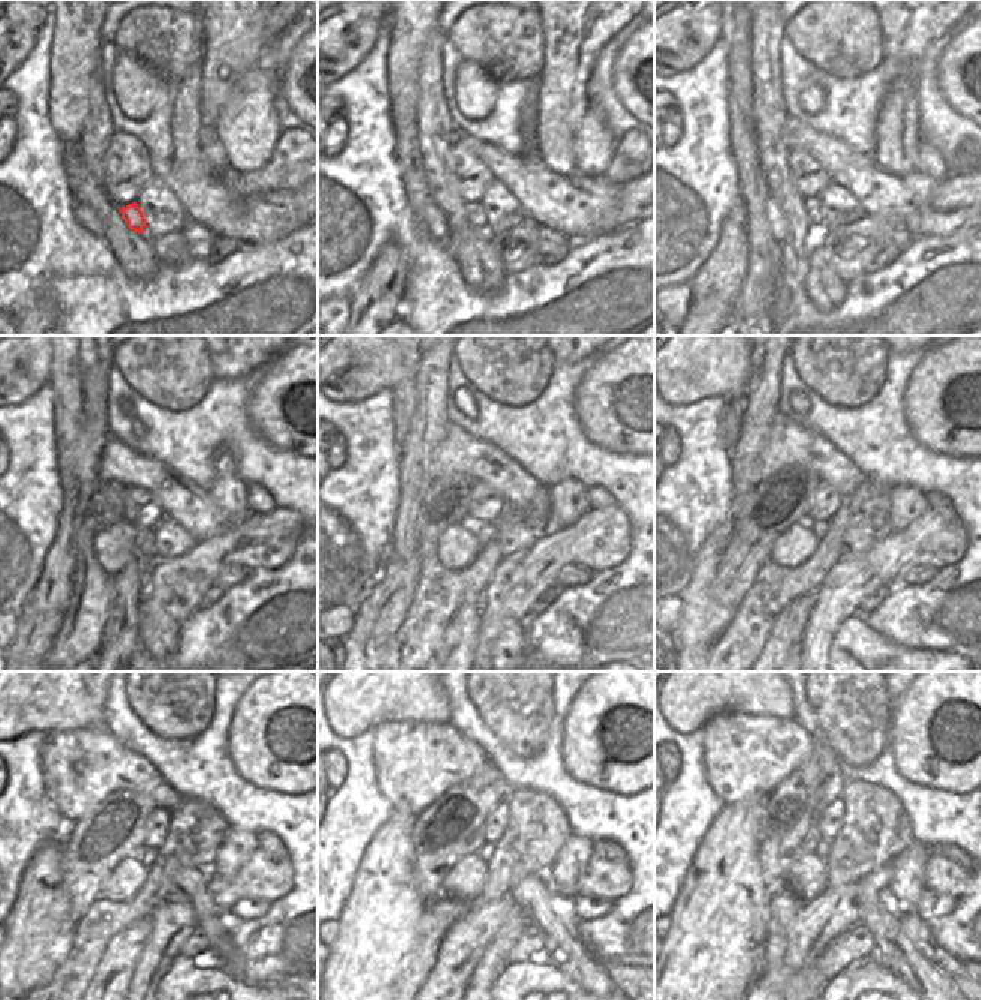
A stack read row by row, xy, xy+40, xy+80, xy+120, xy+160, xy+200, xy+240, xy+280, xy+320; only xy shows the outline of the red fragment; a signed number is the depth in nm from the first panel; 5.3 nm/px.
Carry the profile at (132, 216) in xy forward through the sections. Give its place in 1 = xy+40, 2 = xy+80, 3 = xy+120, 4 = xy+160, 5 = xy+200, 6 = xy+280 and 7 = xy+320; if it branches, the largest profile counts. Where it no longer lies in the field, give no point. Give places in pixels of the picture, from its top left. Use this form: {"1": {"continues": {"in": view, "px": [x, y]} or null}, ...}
{"1": {"continues": {"in": "xy+40", "px": [474, 212]}}, "2": {"continues": {"in": "xy+80", "px": [812, 206]}}, "3": {"continues": {"in": "xy+120", "px": [143, 541]}}, "4": {"continues": {"in": "xy+160", "px": [486, 529]}}, "5": {"continues": {"in": "xy+200", "px": [819, 529]}}, "6": {"continues": {"in": "xy+280", "px": [486, 849]}}, "7": {"continues": {"in": "xy+320", "px": [822, 847]}}}

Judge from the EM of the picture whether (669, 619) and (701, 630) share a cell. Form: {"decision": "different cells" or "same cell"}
{"decision": "different cells"}

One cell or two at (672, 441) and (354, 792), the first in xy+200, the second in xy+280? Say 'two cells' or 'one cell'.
two cells

